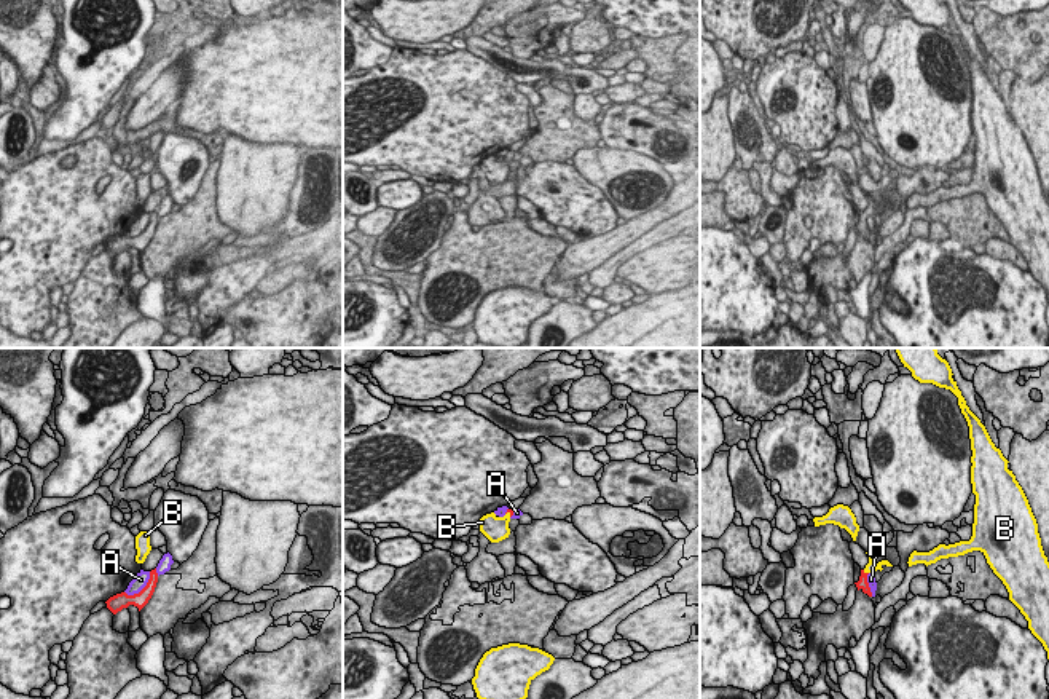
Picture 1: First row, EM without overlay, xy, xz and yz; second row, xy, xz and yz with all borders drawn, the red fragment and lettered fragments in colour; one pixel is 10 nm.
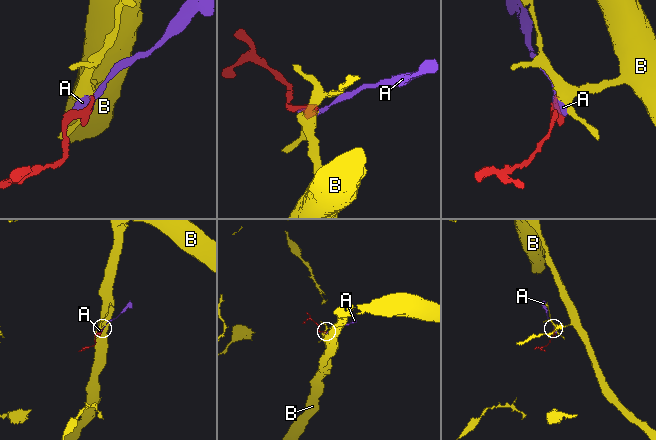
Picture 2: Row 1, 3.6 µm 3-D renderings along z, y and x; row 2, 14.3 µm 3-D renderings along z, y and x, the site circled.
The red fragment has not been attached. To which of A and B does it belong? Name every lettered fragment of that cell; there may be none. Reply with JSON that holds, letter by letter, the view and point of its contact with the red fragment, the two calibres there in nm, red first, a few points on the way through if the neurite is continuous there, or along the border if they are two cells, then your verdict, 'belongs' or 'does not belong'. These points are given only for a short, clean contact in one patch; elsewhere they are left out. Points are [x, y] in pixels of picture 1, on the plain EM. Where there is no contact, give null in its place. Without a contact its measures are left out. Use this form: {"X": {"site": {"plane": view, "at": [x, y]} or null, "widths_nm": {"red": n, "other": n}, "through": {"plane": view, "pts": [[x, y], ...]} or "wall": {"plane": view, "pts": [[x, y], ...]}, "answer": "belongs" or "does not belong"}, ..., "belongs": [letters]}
{"A": {"site": {"plane": "xy", "at": [142, 232]}, "widths_nm": {"red": 160, "other": 140}, "answer": "does not belong"}, "B": {"site": {"plane": "yz", "at": [866, 216]}, "widths_nm": {"red": 100, "other": 120}, "through": {"plane": "yz", "pts": [[863, 225], [866, 216], [872, 208]]}, "answer": "belongs"}, "belongs": ["B"]}

